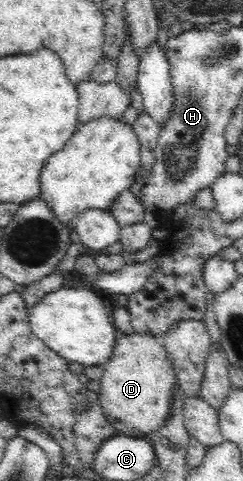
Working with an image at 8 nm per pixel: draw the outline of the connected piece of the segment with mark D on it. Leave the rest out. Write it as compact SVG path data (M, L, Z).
M126 333L116 338L112 355L102 364L98 400L106 419L118 435L146 439L169 419L175 370L165 345L152 333Z

